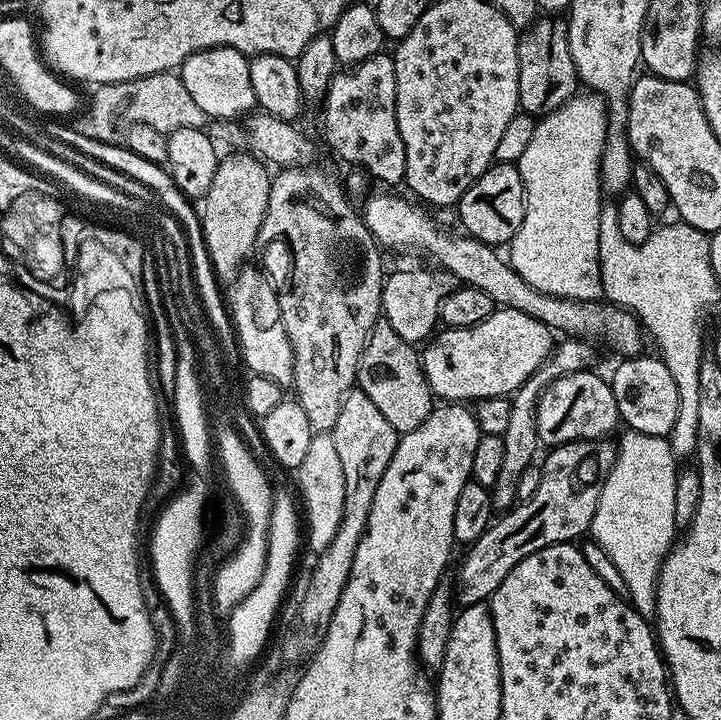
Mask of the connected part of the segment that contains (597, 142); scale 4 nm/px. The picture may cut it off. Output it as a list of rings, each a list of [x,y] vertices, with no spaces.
[[[577,94],[572,99],[567,100],[558,110],[552,112],[548,116],[543,116],[536,120],[536,129],[534,130],[534,138],[530,138],[526,151],[522,154],[522,158],[518,161],[518,167],[522,174],[522,182],[524,183],[524,217],[522,218],[522,226],[518,230],[518,234],[513,238],[510,245],[510,263],[514,271],[520,273],[520,276],[527,284],[532,286],[534,290],[545,292],[551,296],[561,296],[566,300],[598,300],[601,299],[604,287],[600,281],[600,259],[598,258],[598,222],[600,221],[600,210],[602,207],[602,185],[600,182],[600,159],[602,158],[602,150],[606,142],[606,126],[608,125],[608,109],[605,101],[596,94]]]

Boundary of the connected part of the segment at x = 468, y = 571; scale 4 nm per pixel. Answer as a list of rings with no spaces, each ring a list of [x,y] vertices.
[[[611,439],[603,440],[579,440],[569,444],[557,444],[551,449],[552,452],[545,458],[540,468],[540,481],[538,490],[534,490],[534,498],[519,501],[515,506],[507,509],[501,518],[493,519],[488,528],[467,549],[464,561],[456,572],[454,579],[454,600],[457,605],[483,604],[491,601],[494,590],[502,586],[502,578],[522,562],[530,554],[542,550],[546,546],[566,544],[575,541],[575,536],[580,536],[592,527],[594,510],[598,506],[600,488],[604,485],[604,479],[610,474],[610,470],[616,461],[617,445]]]

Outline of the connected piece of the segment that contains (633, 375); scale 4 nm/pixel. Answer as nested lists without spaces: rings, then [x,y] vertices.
[[[648,355],[629,356],[619,361],[620,365],[610,375],[614,402],[618,402],[621,421],[631,431],[668,437],[678,418],[678,386],[659,355]]]

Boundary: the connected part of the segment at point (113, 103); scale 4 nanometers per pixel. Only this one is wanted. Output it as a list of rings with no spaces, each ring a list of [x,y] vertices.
[[[175,71],[139,76],[137,80],[117,84],[102,84],[93,92],[96,93],[88,104],[88,128],[92,136],[104,143],[119,141],[122,130],[135,124],[154,126],[154,130],[165,134],[179,128],[204,128],[206,124],[203,110],[198,102],[194,102],[190,90],[186,90]]]

